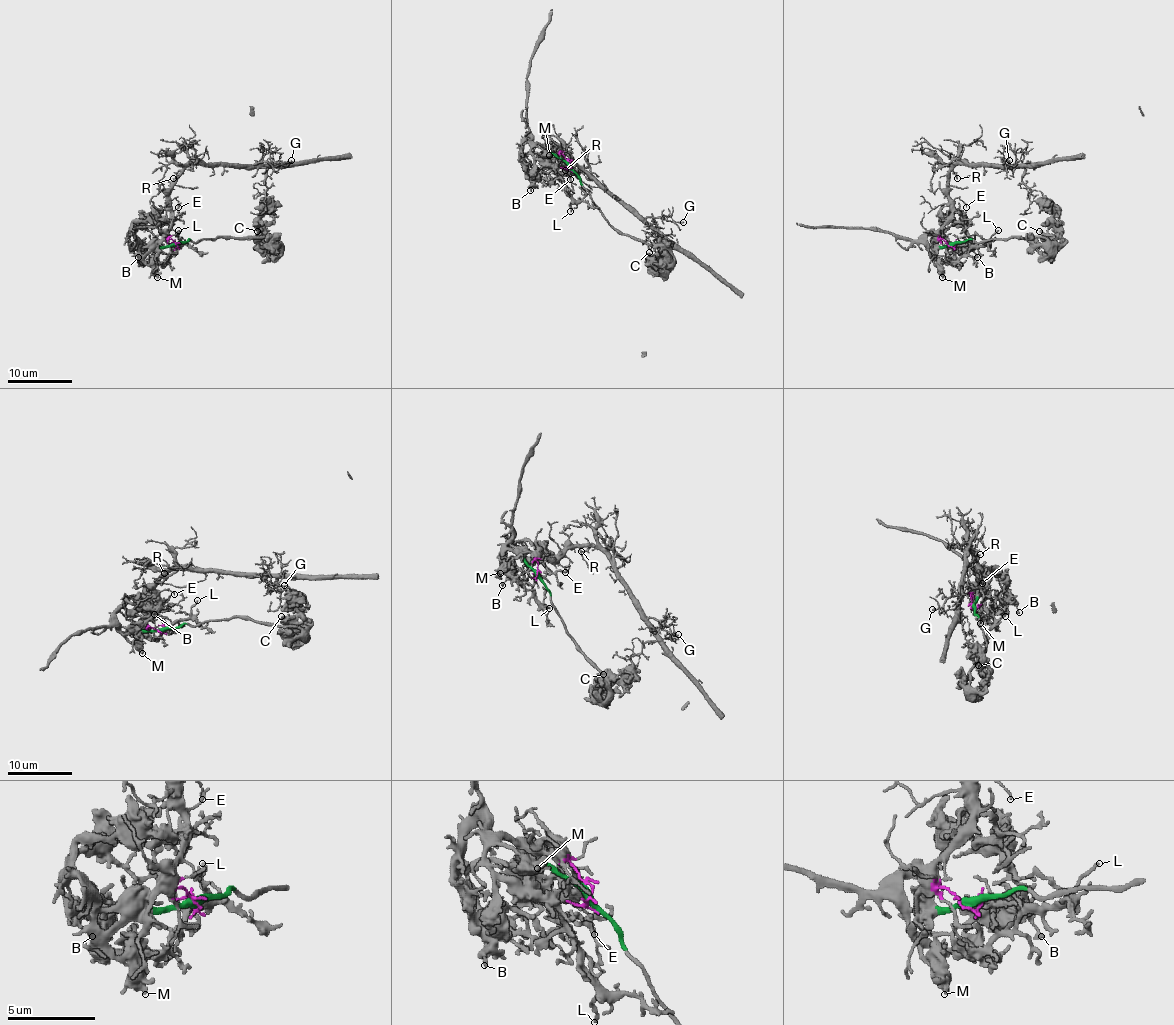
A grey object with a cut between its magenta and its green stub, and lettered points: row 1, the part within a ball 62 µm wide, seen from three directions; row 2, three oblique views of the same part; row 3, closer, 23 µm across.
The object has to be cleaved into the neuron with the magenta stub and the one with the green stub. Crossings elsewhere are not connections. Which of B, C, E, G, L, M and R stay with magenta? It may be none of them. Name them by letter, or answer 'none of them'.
E, G, R

